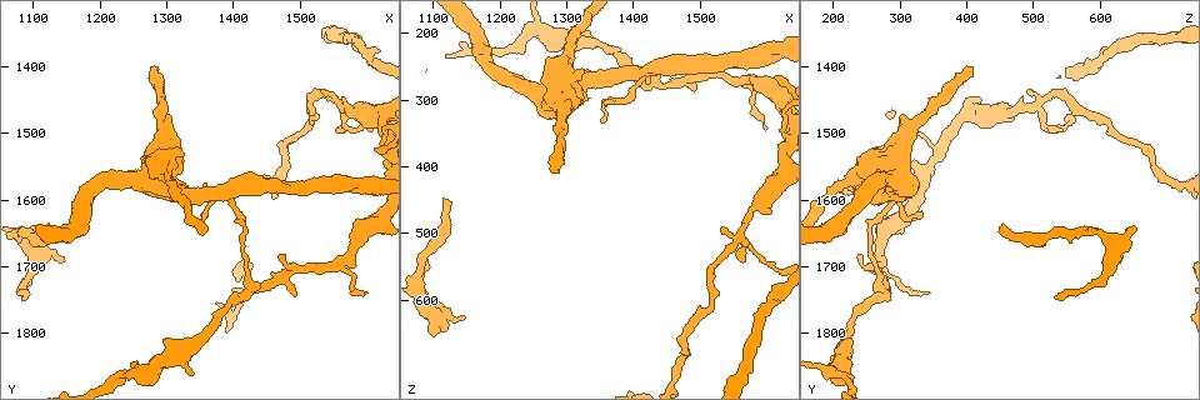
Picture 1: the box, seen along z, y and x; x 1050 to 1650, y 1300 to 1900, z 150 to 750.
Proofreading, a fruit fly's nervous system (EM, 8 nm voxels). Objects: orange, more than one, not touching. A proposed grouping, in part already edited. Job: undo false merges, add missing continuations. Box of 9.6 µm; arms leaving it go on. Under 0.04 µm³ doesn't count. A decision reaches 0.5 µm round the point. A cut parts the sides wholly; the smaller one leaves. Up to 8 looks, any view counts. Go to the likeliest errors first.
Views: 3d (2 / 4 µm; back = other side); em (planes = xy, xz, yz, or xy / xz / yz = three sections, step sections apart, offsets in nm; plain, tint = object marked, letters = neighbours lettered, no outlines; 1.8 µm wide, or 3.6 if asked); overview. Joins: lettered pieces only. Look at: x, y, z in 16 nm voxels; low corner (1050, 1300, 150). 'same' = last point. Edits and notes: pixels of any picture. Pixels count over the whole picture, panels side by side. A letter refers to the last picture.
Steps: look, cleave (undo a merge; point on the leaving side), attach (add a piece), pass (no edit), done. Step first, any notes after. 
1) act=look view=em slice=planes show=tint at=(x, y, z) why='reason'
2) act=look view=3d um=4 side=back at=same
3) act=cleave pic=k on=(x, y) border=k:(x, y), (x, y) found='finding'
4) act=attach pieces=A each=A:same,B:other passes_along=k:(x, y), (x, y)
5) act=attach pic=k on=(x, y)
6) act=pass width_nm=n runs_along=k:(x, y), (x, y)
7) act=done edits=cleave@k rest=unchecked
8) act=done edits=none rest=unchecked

act=look view=em slice=planes show=letters at=(1125, 1635, 455) why='end of a long branch'

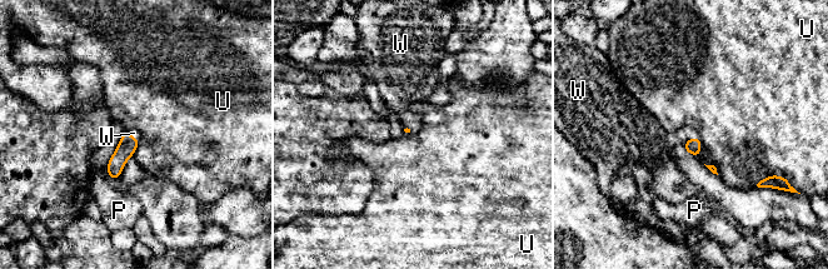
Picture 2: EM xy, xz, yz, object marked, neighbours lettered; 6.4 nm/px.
act=attach pieces=W each=P:other,U:other,W:same passes_along=2:(693, 145), (689, 139), (651, 143) found='it goes on there'

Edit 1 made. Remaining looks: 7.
act=look view=em slice=xz step=4 show=letters at=(1100, 1645, 655)

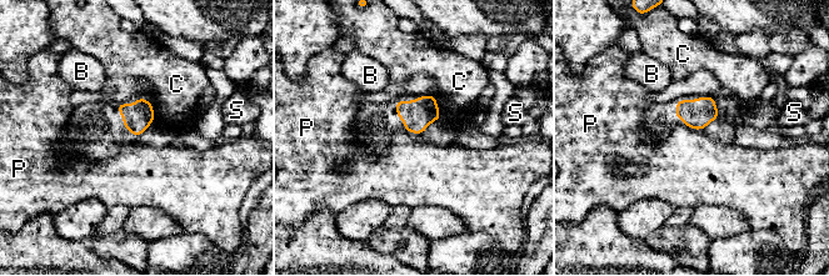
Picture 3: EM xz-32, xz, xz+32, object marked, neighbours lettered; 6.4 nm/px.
act=pass width_nm=190 longest_contact=C:190nm each=B:other,C:other,P:other,S:other found='none of them fits'

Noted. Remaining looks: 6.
act=look view=em slice=planes show=letters at=(1560, 1455, 510) why='calibre changes'

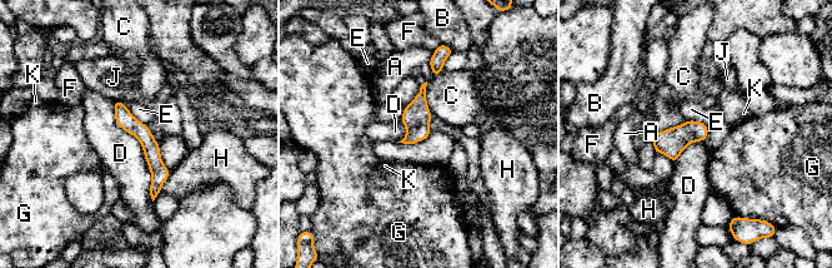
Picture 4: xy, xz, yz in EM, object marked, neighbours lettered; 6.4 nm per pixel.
act=pass each=A:other,B:other,C:other,D:other,E:other,F:other,G:other,H:other,J:other,K:other runs_along=4:(118, 103), (151, 148), (154, 193) found='continuous, no second cell'

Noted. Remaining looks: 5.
act=done edits=attach@2 rest=unchecked

